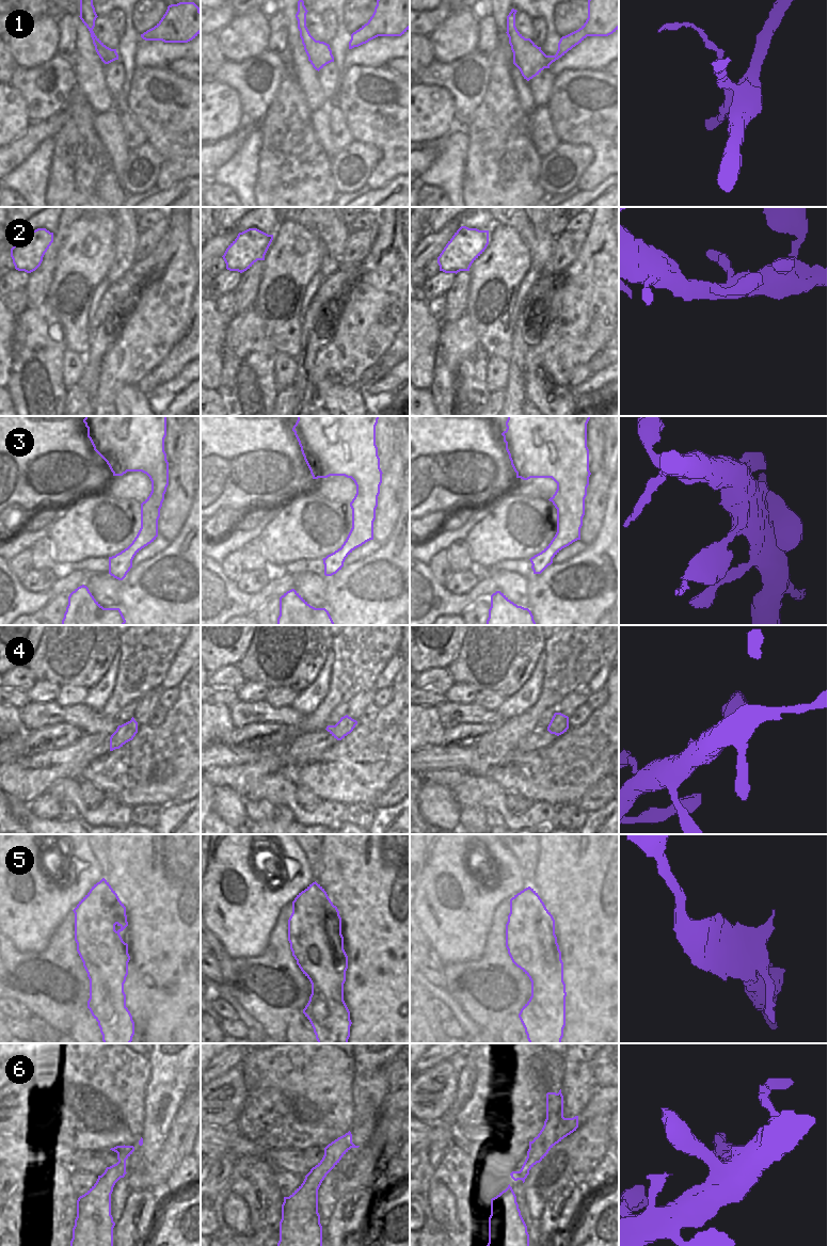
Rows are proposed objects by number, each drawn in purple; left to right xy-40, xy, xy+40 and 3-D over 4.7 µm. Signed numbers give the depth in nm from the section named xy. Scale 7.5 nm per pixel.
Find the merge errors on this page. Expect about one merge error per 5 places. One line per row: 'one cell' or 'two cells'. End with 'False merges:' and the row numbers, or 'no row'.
1: two cells
2: one cell
3: two cells
4: one cell
5: one cell
6: one cell
False merges: 1, 3

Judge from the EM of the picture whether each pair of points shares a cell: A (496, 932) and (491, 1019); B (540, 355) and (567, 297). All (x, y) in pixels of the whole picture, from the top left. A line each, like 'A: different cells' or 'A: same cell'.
A: same cell
B: same cell

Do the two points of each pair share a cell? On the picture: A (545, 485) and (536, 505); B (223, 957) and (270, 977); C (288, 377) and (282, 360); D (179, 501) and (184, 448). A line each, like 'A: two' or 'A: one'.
A: two
B: one
C: one
D: one

